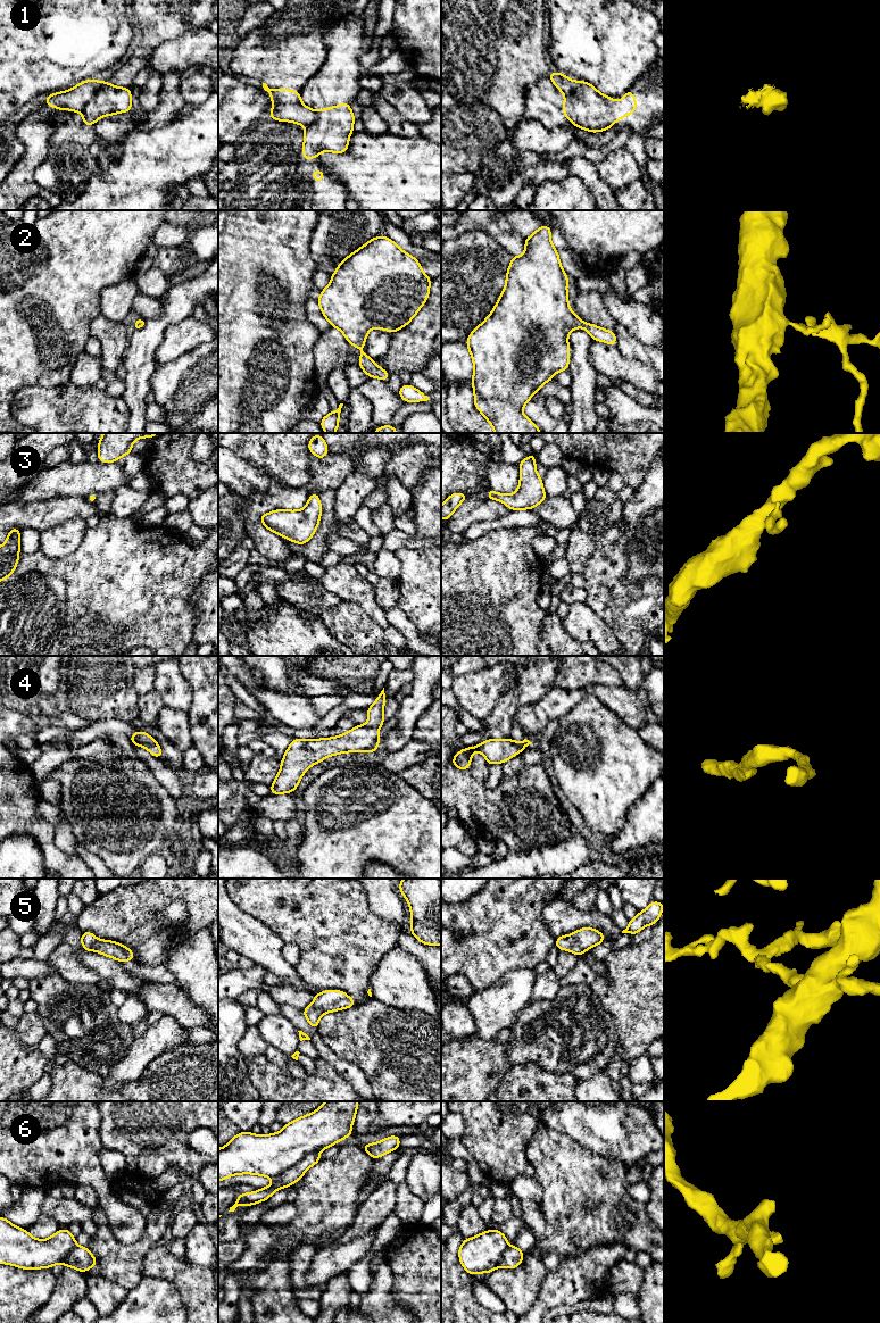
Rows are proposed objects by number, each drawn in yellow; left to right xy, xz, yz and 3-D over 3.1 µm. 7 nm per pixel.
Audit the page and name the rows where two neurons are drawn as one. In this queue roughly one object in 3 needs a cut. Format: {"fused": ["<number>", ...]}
{"fused": ["1", "6"]}

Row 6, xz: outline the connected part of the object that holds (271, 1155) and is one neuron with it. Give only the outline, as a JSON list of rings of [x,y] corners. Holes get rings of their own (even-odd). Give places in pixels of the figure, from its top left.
[[[326,1101],[326,1102],[322,1104],[321,1107],[318,1109],[316,1109],[314,1113],[307,1114],[305,1116],[296,1118],[292,1122],[285,1124],[279,1133],[275,1133],[275,1134],[271,1133],[268,1135],[263,1135],[263,1134],[256,1135],[256,1134],[252,1134],[251,1132],[238,1133],[234,1138],[232,1138],[229,1141],[229,1143],[225,1147],[222,1147],[218,1149],[218,1182],[226,1179],[226,1178],[236,1175],[236,1174],[256,1174],[256,1175],[268,1176],[268,1178],[279,1176],[284,1171],[297,1165],[306,1155],[313,1154],[313,1153],[318,1153],[323,1149],[326,1149],[326,1148],[335,1145],[337,1142],[342,1141],[343,1139],[346,1139],[350,1134],[352,1134],[354,1131],[351,1129],[351,1124],[355,1122],[357,1108],[358,1108],[358,1101]]]

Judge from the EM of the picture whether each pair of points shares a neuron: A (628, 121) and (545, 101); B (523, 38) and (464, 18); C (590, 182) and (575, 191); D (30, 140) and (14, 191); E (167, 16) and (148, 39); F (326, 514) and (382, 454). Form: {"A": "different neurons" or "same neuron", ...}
{"A": "same neuron", "B": "same neuron", "C": "different neurons", "D": "same neuron", "E": "same neuron", "F": "different neurons"}

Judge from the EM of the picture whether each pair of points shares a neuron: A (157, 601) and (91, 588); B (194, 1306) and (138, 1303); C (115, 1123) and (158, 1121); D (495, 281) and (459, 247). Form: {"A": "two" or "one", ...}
{"A": "one", "B": "two", "C": "one", "D": "one"}

